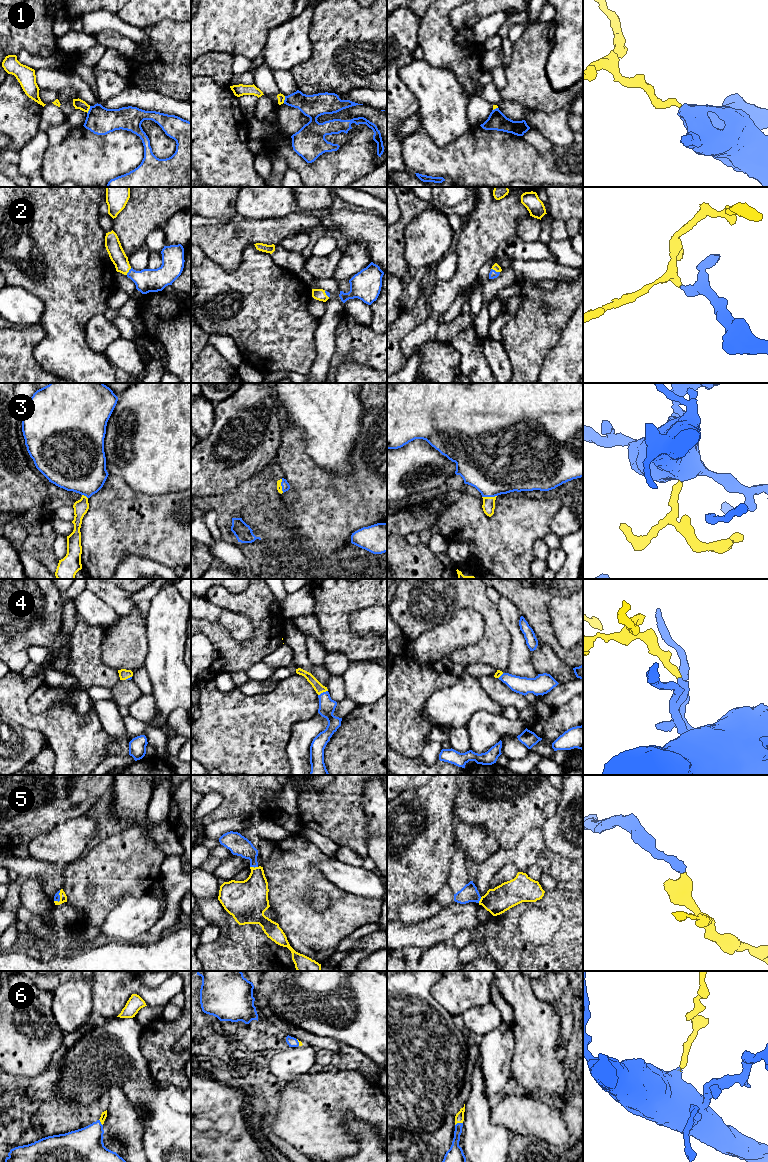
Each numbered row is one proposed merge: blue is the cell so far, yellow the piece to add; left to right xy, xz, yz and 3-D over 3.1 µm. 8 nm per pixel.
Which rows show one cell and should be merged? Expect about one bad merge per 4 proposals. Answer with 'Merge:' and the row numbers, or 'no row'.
Merge: 2, 3, 4, 5, 6

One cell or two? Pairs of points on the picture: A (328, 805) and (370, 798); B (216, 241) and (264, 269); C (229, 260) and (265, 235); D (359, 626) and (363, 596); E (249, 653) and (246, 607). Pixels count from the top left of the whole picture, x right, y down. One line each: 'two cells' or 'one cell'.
A: two cells
B: two cells
C: one cell
D: two cells
E: one cell

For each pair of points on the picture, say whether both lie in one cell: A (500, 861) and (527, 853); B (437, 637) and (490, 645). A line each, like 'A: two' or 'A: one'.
A: two
B: two

